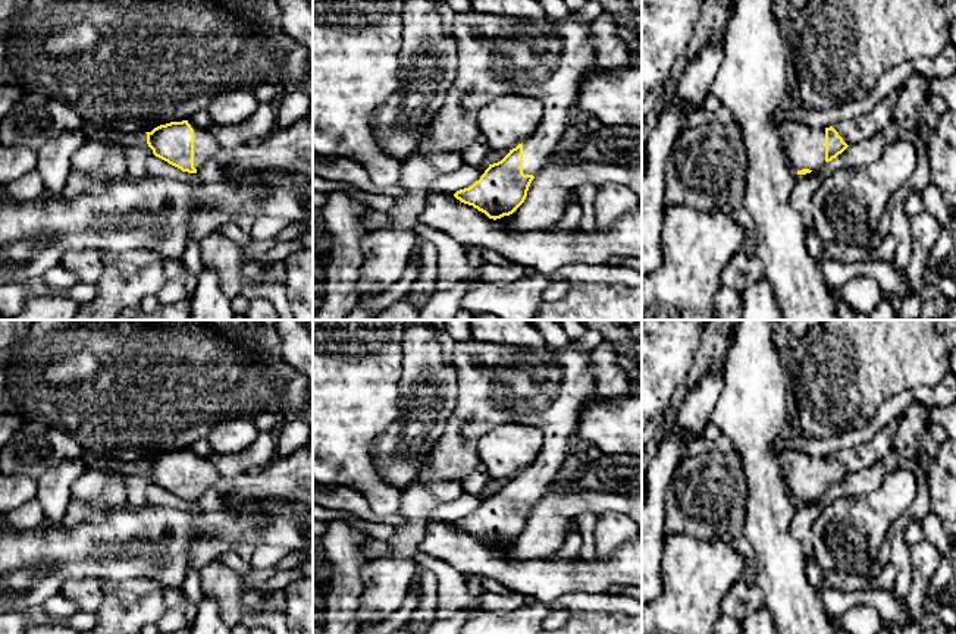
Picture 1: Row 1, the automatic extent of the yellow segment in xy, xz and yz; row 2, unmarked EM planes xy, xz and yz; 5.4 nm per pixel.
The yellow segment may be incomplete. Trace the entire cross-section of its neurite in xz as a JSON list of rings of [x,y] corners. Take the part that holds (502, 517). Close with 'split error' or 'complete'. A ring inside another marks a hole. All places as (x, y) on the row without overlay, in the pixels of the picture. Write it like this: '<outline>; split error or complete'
[[[471,338],[455,342],[457,401],[442,436],[414,480],[432,474],[461,481],[477,465],[479,439],[501,424],[529,424],[543,433],[542,451],[533,464],[510,478],[501,490],[489,493],[471,515],[457,520],[457,528],[493,549],[513,543],[524,531],[532,509],[562,470],[582,408],[595,392],[590,364],[592,351],[582,348],[577,340],[560,348],[480,343]]]; split error

